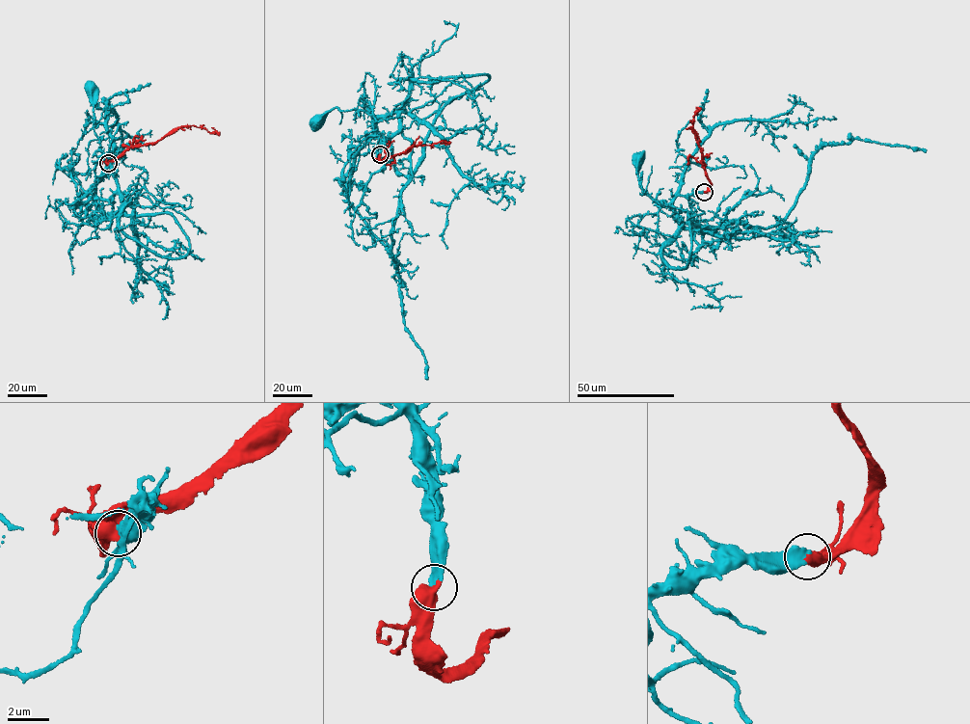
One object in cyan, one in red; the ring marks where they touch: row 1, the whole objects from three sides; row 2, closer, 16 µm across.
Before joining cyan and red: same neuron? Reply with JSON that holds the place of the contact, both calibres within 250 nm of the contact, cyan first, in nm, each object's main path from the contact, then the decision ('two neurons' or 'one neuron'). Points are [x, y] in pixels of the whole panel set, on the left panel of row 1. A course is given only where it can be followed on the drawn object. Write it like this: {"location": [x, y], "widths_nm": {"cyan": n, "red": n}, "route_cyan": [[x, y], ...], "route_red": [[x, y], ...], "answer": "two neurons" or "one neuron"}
{"location": [108, 163], "widths_nm": {"cyan": 400, "red": 600}, "route_cyan": [[108, 163], [111, 155], [104, 155], [94, 132], [90, 89]], "route_red": [[108, 163], [130, 147], [155, 143], [181, 126], [193, 125], [213, 133], [215, 131], [211, 127]], "answer": "one neuron"}

